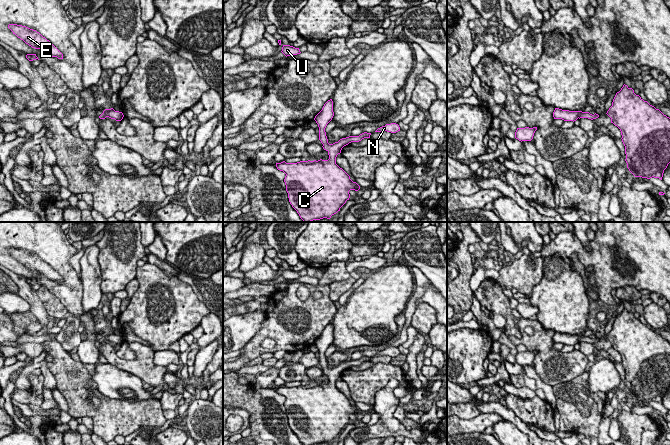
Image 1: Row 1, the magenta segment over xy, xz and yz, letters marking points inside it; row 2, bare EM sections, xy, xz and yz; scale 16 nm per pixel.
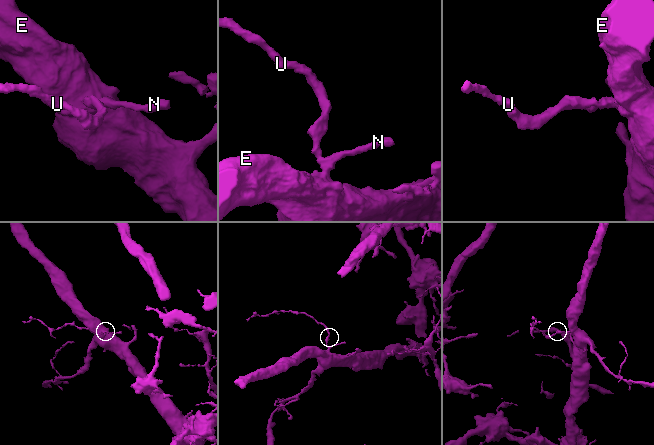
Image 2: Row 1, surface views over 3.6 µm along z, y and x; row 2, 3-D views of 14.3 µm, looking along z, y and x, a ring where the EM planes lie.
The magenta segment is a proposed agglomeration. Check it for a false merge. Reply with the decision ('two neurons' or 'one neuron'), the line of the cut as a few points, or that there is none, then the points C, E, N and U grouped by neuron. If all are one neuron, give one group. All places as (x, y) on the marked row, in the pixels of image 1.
one neuron | no cut | C E N U

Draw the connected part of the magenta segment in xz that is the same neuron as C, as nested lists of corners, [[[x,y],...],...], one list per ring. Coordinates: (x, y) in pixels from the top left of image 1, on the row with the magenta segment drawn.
[[[330,99],[314,118],[319,127],[319,140],[328,152],[328,160],[276,163],[277,169],[286,174],[284,182],[289,202],[304,222],[330,219],[349,200],[349,191],[360,189],[336,164],[336,157],[344,146],[370,138],[371,133],[364,132],[329,144],[325,128],[333,116],[333,101]]]

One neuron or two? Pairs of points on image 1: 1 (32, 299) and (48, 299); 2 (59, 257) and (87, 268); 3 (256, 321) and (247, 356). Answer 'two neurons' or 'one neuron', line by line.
1: two neurons
2: two neurons
3: two neurons

